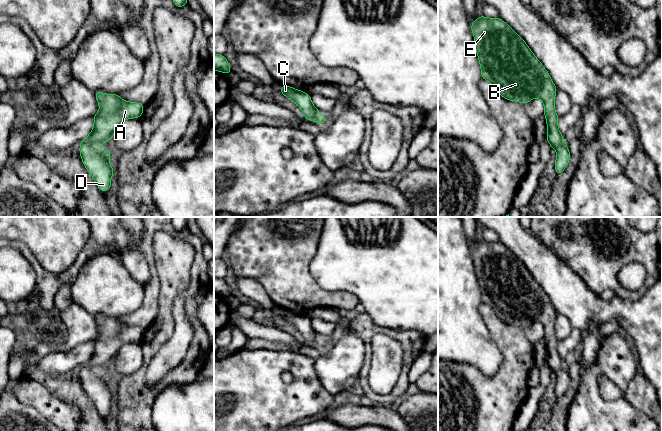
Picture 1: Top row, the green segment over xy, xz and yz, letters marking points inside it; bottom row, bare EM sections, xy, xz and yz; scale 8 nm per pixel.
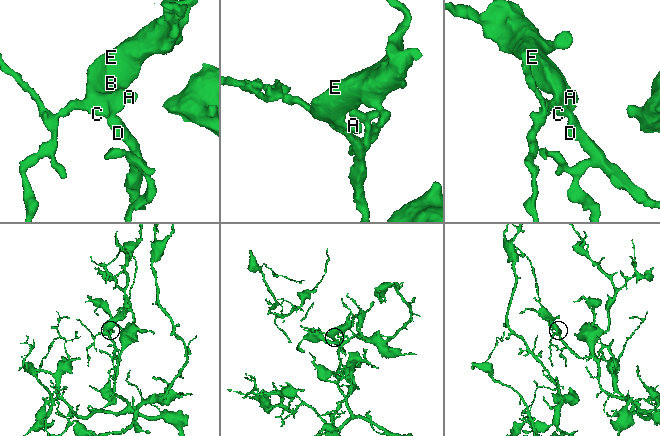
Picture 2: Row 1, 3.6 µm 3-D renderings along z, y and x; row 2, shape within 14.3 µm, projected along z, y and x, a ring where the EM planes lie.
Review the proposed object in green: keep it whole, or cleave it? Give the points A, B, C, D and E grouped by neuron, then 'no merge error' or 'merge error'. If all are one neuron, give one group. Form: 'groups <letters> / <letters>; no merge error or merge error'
groups A B C D E; no merge error

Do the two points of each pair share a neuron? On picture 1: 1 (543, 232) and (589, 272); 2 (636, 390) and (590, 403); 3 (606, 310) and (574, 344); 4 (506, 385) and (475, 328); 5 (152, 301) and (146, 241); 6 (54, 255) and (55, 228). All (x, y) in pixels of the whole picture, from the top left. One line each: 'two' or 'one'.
1: one
2: two
3: two
4: two
5: one
6: one

